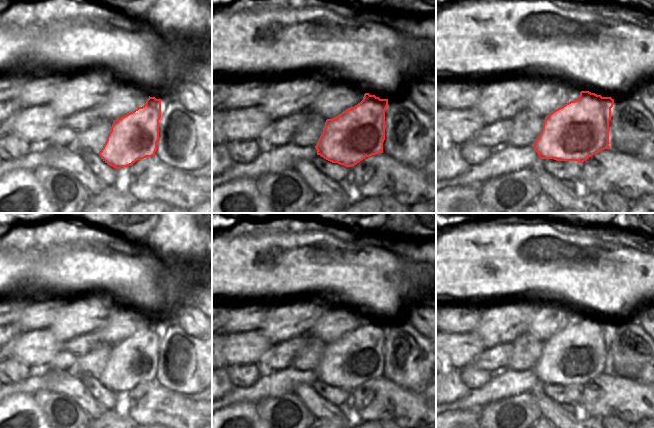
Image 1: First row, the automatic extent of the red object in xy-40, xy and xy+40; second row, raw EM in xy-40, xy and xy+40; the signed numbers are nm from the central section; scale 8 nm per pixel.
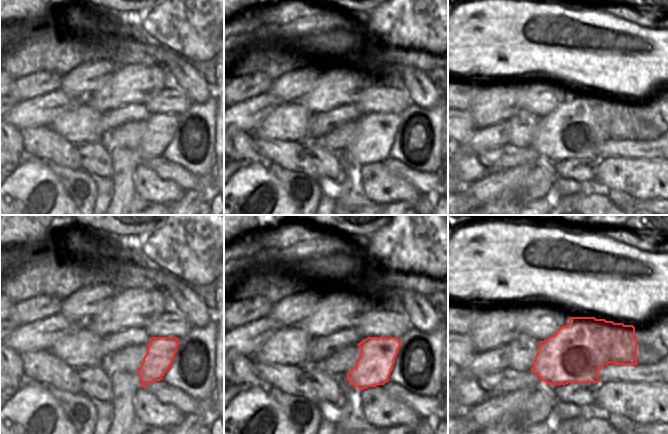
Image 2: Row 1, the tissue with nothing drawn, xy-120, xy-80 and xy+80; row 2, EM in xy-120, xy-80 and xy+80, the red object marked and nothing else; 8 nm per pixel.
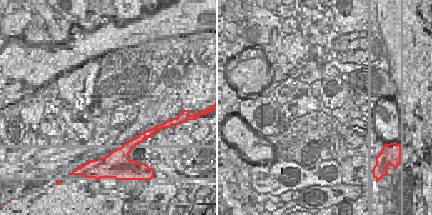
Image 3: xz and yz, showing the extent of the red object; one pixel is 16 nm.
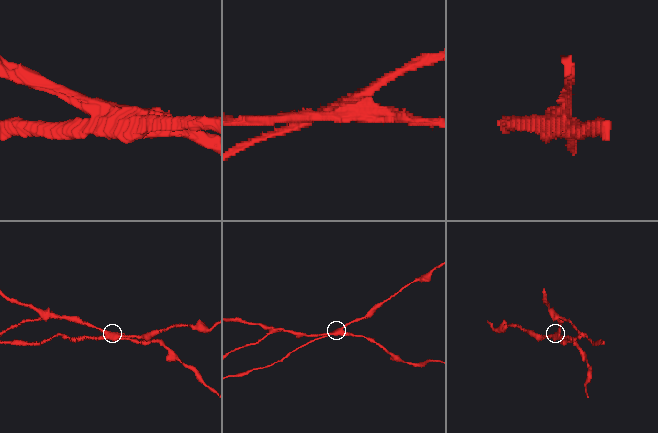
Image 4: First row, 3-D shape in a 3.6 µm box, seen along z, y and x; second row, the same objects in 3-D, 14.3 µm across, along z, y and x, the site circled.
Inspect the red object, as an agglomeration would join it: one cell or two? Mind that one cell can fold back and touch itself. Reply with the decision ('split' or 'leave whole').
split

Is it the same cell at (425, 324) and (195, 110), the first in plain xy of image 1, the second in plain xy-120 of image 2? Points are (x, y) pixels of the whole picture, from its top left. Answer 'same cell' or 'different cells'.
different cells

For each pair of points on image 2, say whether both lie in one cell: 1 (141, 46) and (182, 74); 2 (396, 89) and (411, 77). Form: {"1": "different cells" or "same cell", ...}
{"1": "same cell", "2": "different cells"}

